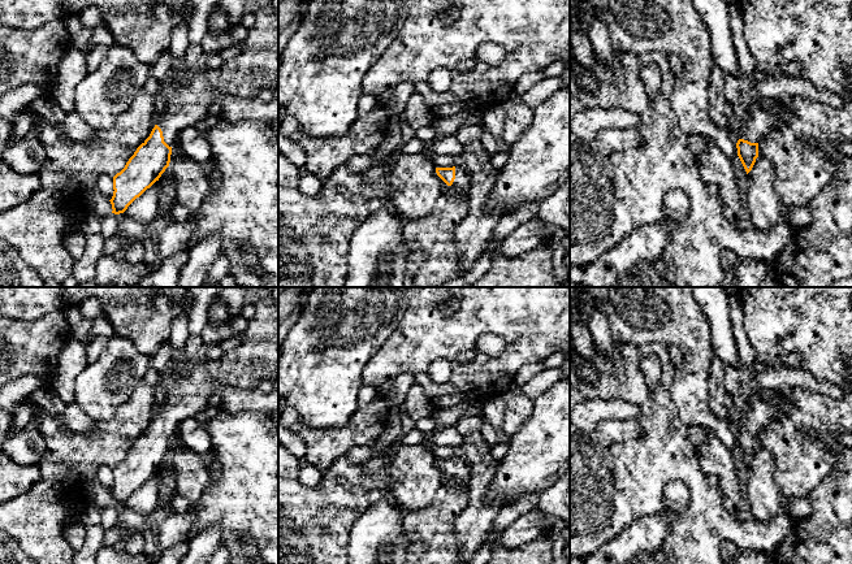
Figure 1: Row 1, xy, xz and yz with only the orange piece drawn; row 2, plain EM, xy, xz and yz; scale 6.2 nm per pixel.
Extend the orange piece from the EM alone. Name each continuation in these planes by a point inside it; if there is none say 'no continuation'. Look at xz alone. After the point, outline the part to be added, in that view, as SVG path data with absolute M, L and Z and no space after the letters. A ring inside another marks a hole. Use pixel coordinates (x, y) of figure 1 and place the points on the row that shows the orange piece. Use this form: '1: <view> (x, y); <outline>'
1: xz (462, 179); M460 165L455 166L455 179L451 186L459 190L463 194L463 196L467 199L470 188L470 175L463 166Z

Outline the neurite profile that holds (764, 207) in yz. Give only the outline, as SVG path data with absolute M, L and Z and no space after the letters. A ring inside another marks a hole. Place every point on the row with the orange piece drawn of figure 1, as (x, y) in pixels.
M764 156L756 159L752 170L745 175L747 214L760 233L782 224L787 225L788 207L774 190L774 178L774 165Z

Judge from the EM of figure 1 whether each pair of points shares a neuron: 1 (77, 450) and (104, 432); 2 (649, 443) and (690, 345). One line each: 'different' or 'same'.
1: same
2: different

